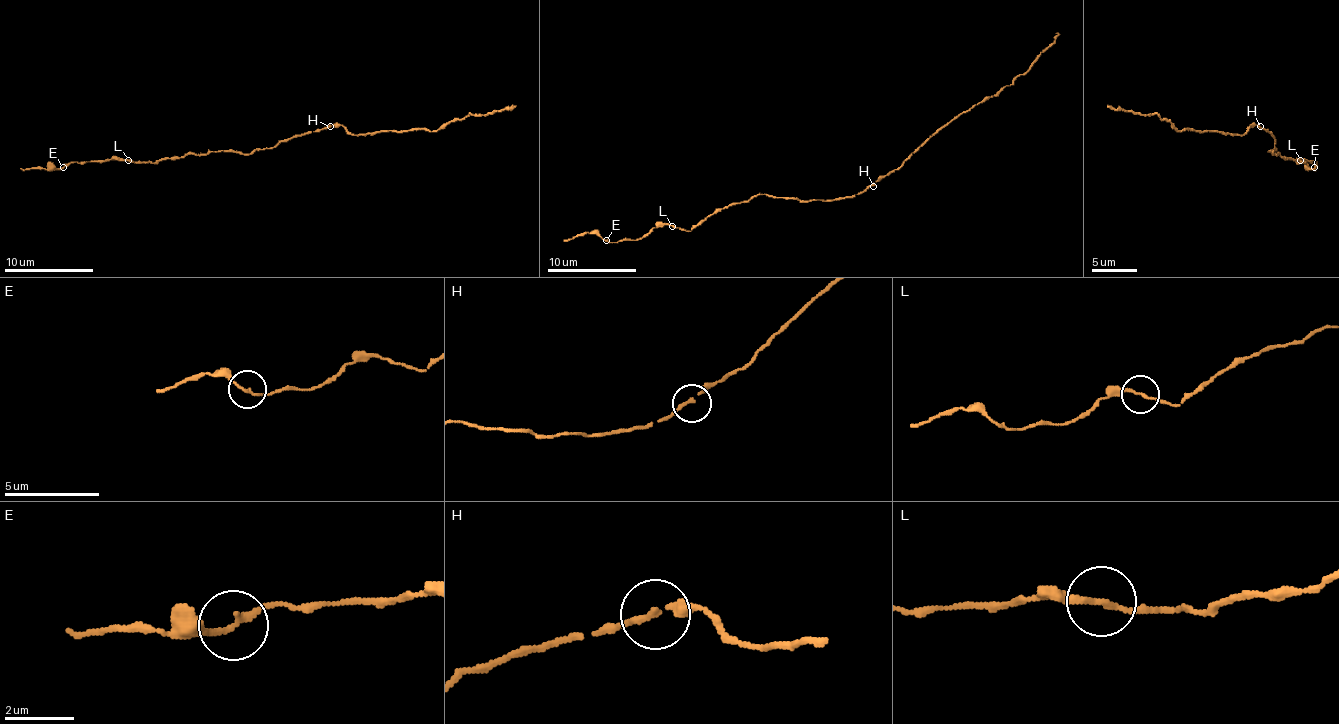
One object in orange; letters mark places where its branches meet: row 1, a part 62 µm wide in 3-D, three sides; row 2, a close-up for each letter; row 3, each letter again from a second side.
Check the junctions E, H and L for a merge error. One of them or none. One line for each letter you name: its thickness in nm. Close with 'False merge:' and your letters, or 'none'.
False merge: none

